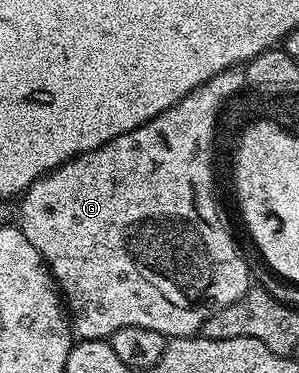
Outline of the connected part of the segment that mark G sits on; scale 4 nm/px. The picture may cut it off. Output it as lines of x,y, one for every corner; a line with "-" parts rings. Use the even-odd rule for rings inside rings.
237,68
226,69
220,75
216,75
210,81
205,81
200,87
196,87
184,99
180,99
168,111
148,119
140,127
104,143
99,149
93,149
87,153
81,153
66,161
60,167
56,167
50,173
45,173
40,179
30,184
25,193
21,194
19,217
16,218
22,233
40,251
43,261
50,269
50,275
54,278
63,298
65,308
73,329
83,341
100,341
108,339
116,331
128,327
140,327
148,331
160,331
168,339
176,337
192,337
201,330
205,321
214,313
219,313
224,307
236,303
252,288
252,278
247,258
242,258
226,221
222,218
222,209
218,206
218,193
214,190
214,139
218,132
218,114
226,106
230,97
243,88
244,77

